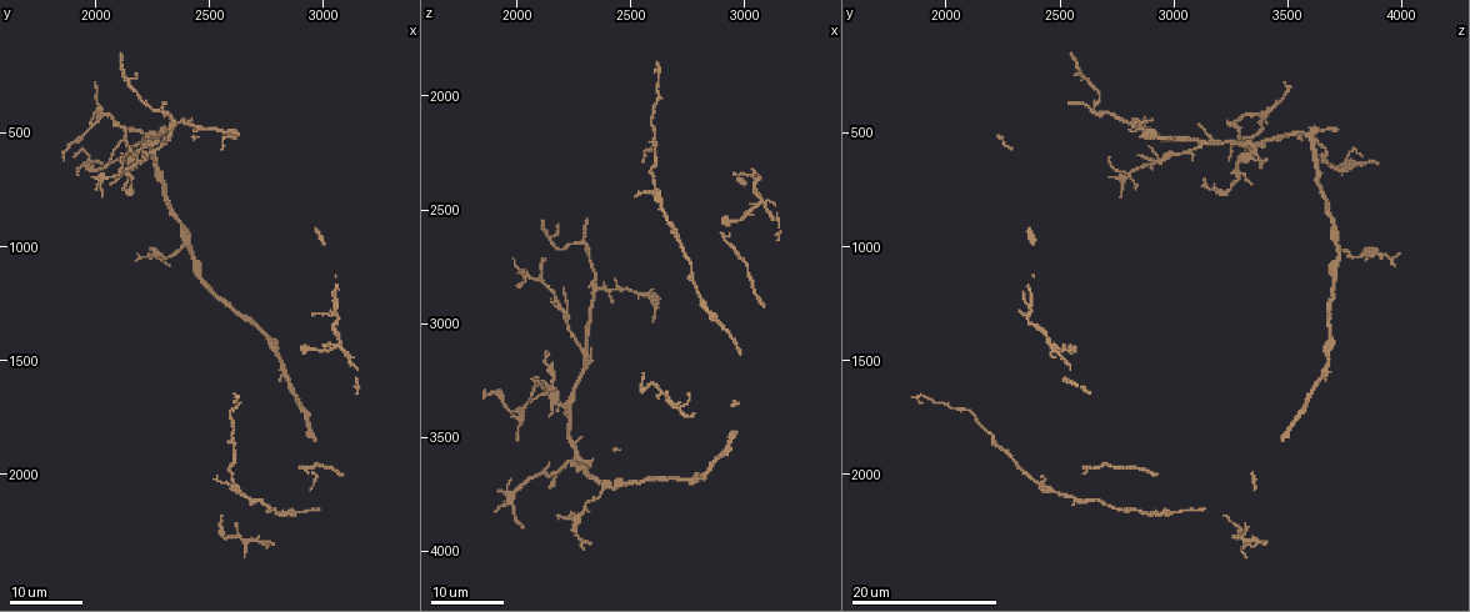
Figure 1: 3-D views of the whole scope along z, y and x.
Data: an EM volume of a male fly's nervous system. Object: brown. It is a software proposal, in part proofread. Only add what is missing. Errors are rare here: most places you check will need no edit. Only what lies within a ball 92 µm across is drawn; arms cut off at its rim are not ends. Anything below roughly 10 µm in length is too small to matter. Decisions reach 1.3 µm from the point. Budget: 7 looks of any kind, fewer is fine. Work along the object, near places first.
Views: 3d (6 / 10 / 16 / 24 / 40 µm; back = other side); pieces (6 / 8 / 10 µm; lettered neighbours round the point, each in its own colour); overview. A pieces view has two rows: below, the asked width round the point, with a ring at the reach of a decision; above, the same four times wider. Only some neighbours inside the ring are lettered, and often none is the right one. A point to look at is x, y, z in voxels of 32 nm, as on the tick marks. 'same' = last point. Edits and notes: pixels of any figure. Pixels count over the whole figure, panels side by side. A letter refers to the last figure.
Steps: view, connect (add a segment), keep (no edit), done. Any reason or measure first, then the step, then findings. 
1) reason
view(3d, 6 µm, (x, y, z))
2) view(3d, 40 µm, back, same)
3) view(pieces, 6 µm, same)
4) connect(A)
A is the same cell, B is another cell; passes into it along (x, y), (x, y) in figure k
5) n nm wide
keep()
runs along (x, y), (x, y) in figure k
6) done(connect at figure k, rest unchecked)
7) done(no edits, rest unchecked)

an open end
view(3d, 16 µm, (2220, 610, 2840))

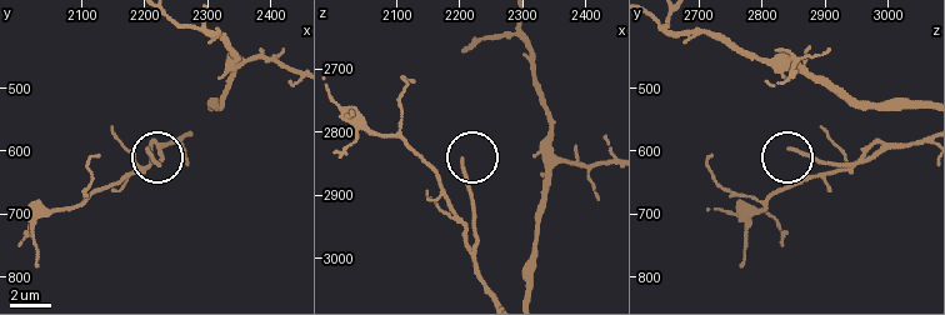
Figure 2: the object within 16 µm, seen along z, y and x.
view(pieces, 6 µm, (2205, 595, 2845))

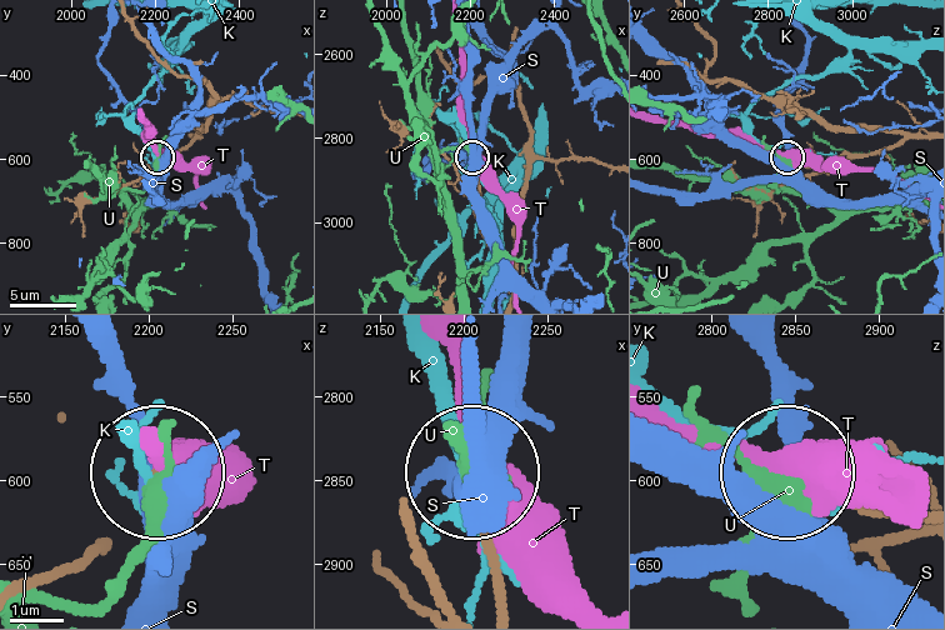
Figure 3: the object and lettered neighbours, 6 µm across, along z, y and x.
keep()
K, S, T and U are other cells; none of them fits

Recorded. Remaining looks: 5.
tapers out
view(3d, 24 µm, (2140, 720, 3140))

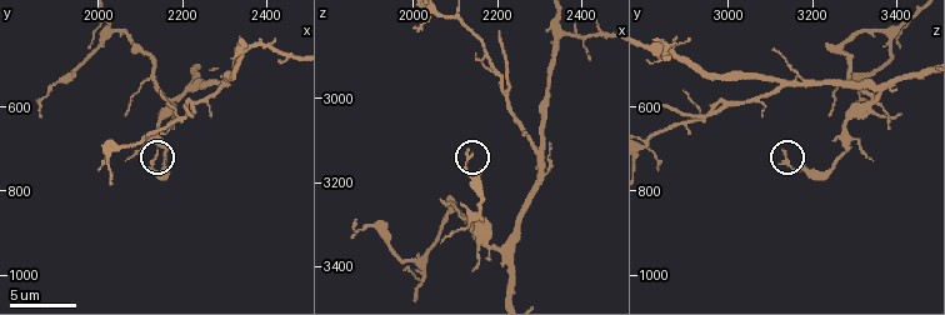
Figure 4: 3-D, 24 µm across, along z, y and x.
see the neighbours
view(pieces, 10 µm, (2140, 700, 3130))

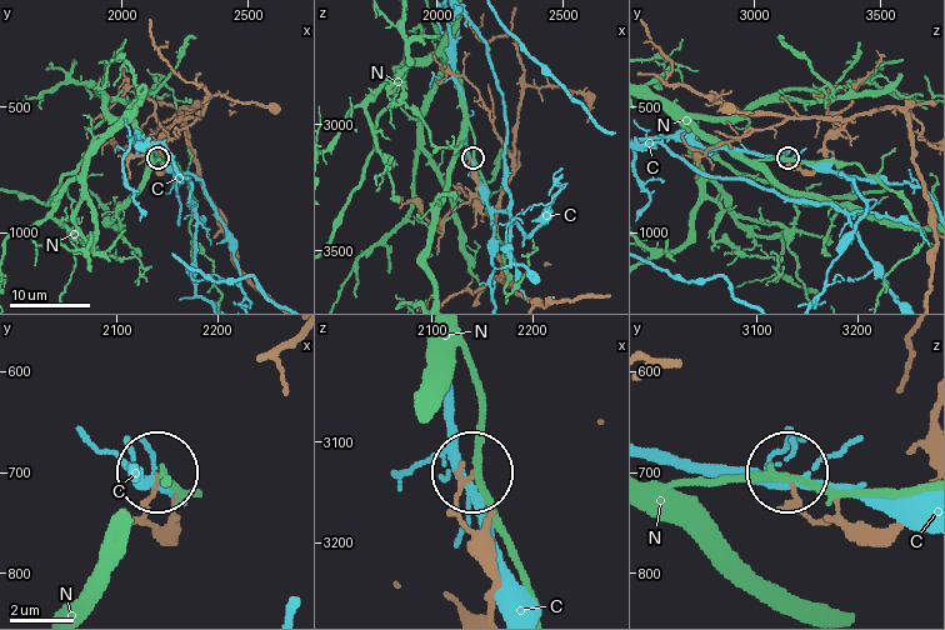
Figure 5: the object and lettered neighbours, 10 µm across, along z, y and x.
110 nm wide
keep()
C and N are other cells; runs along (490, 609), (490, 553), (458, 504), (474, 473) in figure 5; none of them fits

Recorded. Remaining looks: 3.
thin end
view(pieces, 10 µm, (1860, 620, 3290))

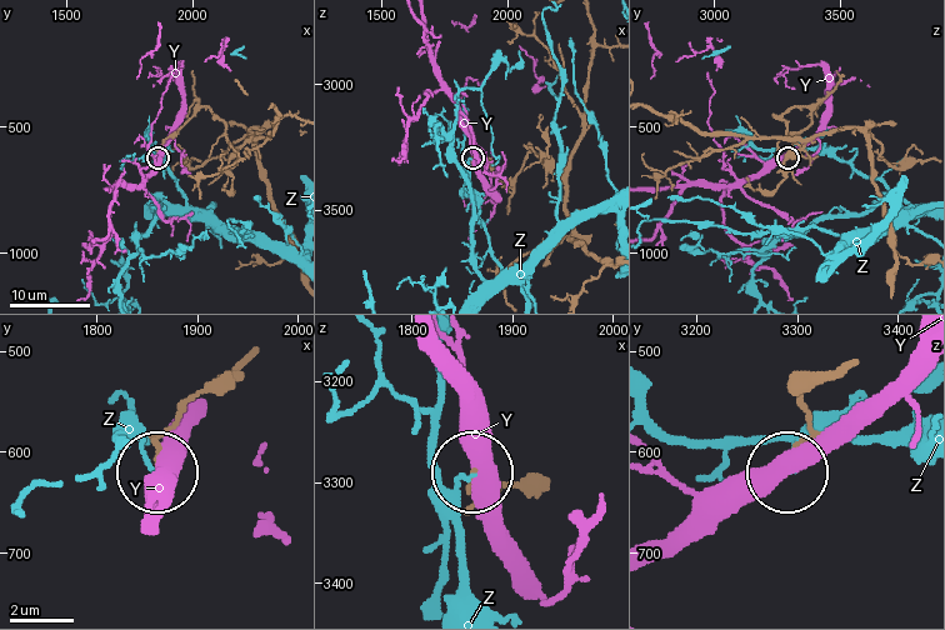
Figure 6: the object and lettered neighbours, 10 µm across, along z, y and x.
keep()
Y and Z are other cells; no lettered segment goes on from it

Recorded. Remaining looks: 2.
an open end
view(3d, 16 µm, (2170, 1060, 3830))

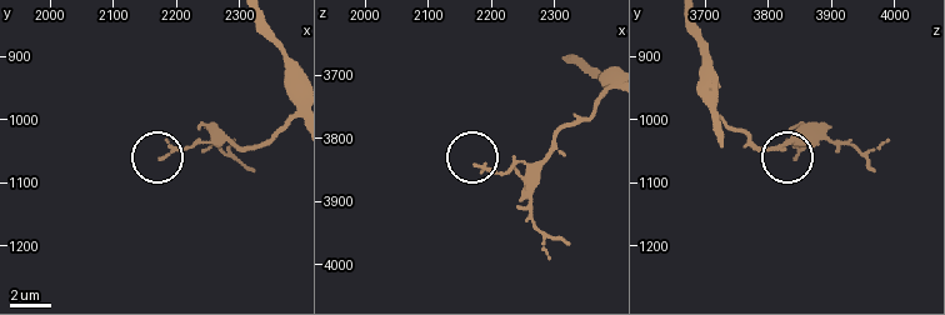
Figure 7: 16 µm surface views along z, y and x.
view(pieces, 6 µm, (2175, 1060, 3840))

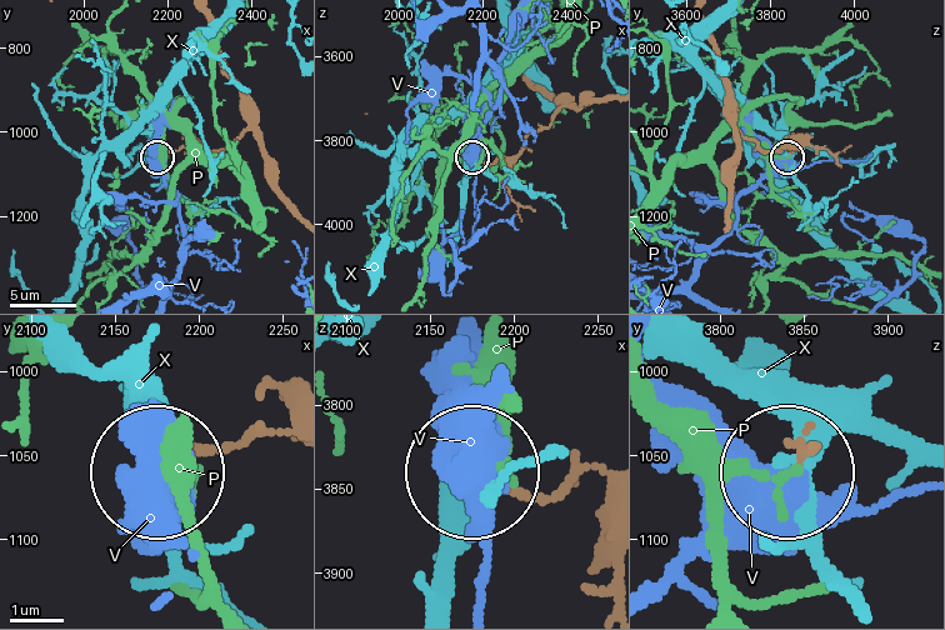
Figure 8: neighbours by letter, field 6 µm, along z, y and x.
100 nm wide
keep()
P, V and X are other cells; none of them fits

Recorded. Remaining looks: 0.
done(no edits, rest unchecked)

